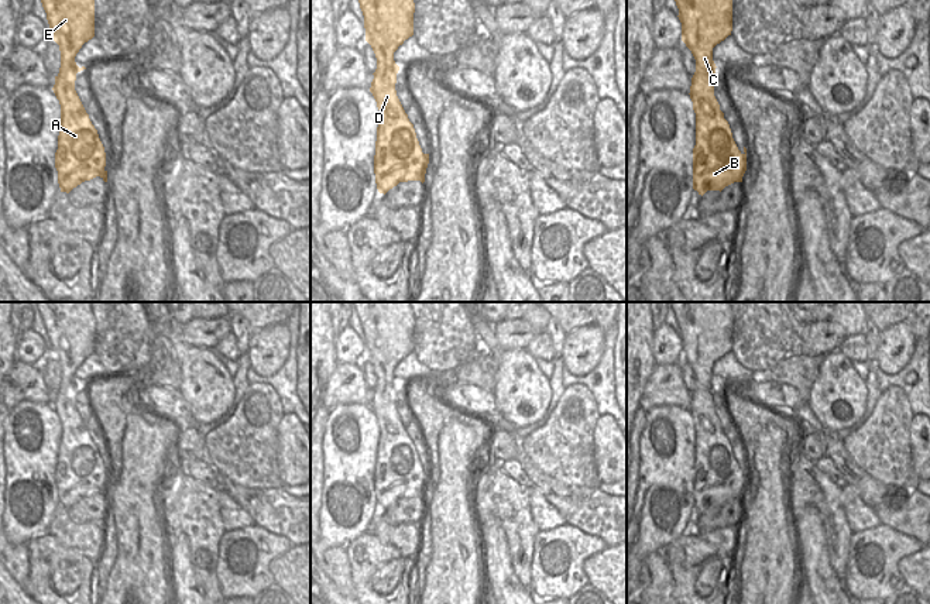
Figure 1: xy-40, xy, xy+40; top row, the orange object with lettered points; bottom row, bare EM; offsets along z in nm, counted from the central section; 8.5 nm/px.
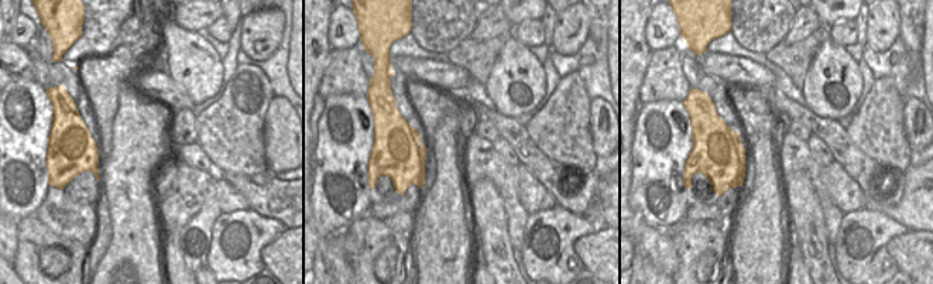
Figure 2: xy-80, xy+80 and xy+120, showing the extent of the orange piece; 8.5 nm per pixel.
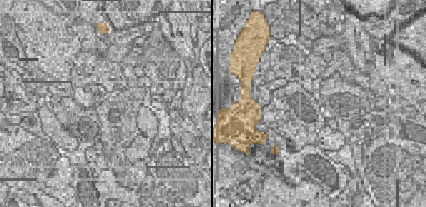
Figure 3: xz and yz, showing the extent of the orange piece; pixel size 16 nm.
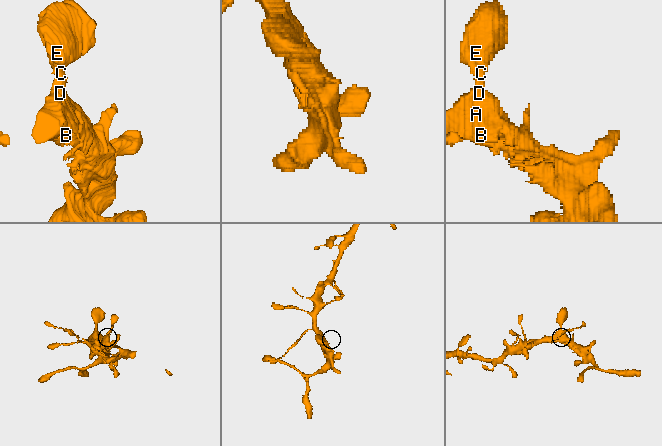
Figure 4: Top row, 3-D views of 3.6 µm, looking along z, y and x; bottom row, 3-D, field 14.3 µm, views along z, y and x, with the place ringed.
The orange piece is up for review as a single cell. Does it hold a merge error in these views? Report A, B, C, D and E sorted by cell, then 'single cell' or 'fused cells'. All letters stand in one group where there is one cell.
A B C D E; single cell

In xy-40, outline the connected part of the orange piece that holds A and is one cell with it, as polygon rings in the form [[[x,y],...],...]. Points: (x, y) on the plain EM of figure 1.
[[[37,302],[37,306],[47,329],[49,353],[59,361],[61,367],[61,384],[52,404],[61,421],[55,484],[61,508],[69,509],[82,498],[96,493],[107,498],[104,463],[75,406],[76,389],[86,385],[76,381],[75,373],[82,361],[95,353],[95,316],[89,302]]]

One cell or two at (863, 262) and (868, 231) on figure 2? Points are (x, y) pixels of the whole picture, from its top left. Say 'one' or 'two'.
one

